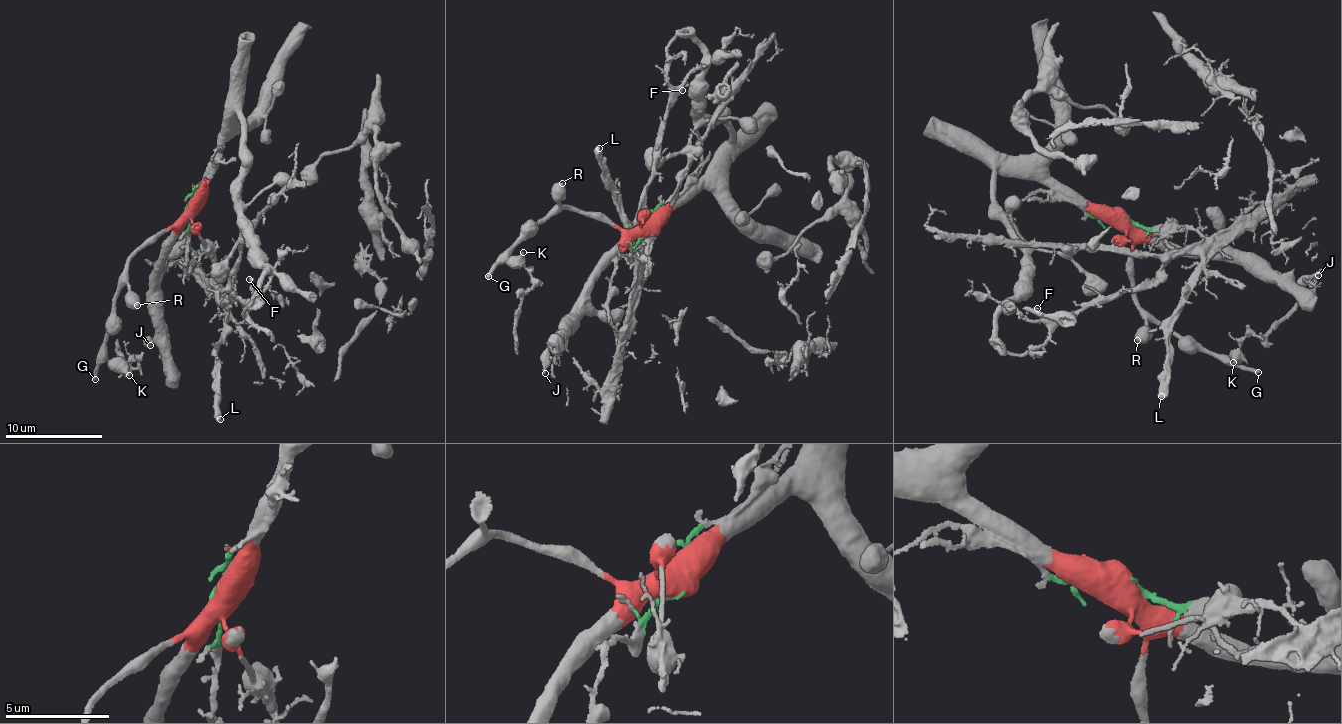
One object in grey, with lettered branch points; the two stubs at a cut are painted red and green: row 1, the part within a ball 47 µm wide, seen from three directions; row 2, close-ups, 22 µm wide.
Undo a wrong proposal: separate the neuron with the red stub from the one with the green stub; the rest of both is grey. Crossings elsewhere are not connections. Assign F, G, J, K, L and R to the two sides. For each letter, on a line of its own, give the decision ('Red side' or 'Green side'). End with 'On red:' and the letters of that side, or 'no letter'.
F: Green side
G: Red side
J: Red side
K: Red side
L: Green side
R: Red side
On red: G, J, K, R

